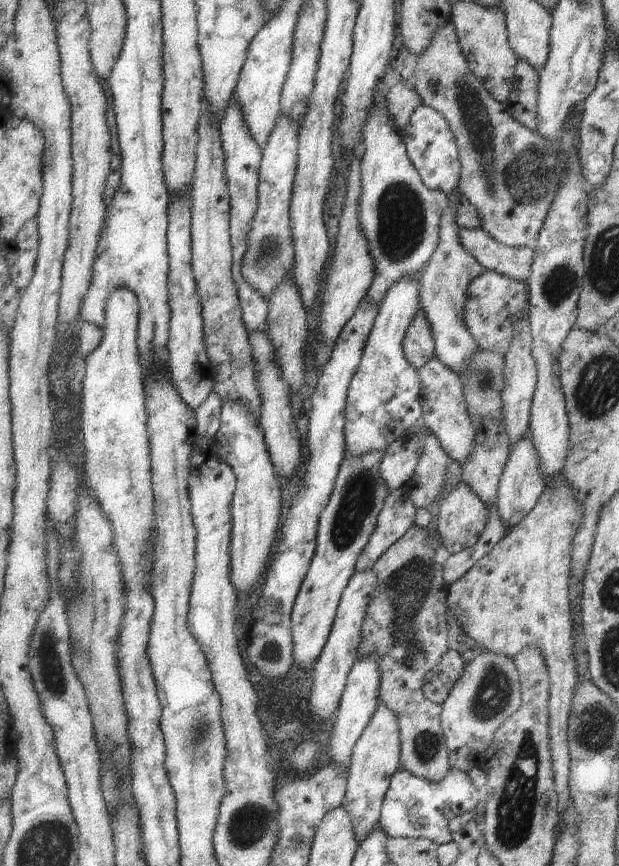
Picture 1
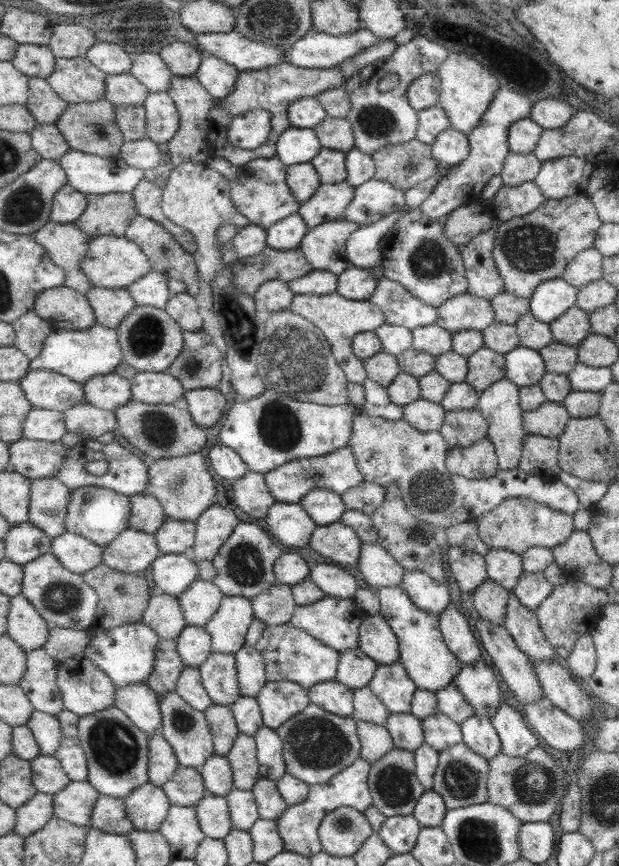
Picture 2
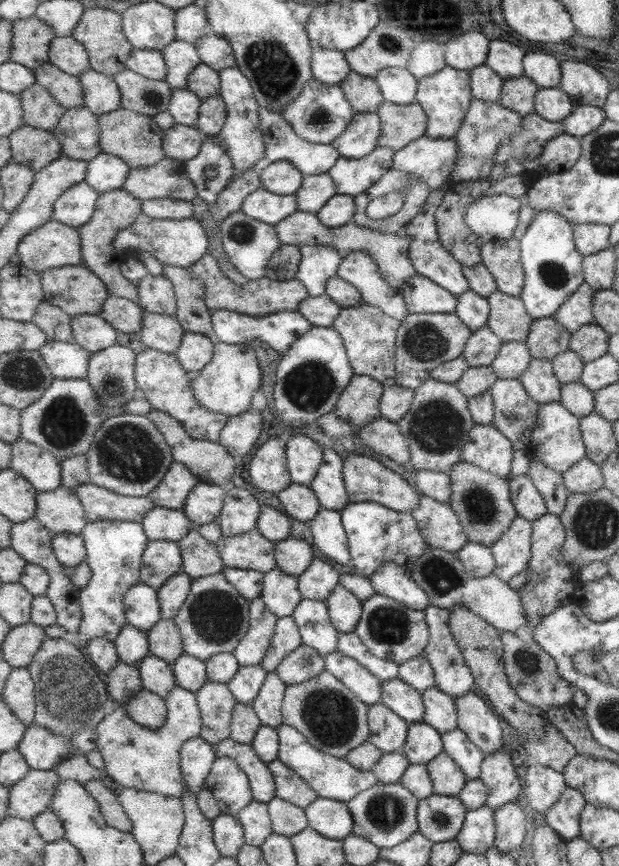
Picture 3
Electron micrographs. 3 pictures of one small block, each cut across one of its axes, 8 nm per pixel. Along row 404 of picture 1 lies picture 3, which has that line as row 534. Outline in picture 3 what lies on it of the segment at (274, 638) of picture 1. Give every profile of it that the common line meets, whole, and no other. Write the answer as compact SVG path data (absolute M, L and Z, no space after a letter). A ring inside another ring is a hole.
M322 508L318 517L308 525L315 546L321 553L339 565L352 565L348 534L342 521L341 511Z

